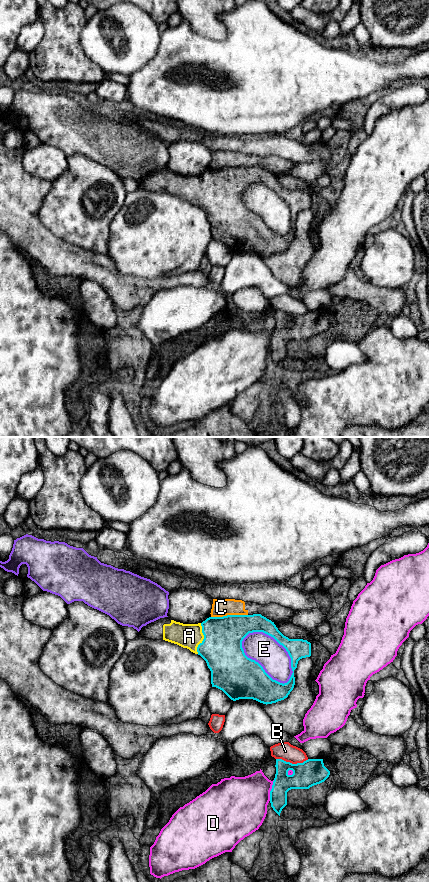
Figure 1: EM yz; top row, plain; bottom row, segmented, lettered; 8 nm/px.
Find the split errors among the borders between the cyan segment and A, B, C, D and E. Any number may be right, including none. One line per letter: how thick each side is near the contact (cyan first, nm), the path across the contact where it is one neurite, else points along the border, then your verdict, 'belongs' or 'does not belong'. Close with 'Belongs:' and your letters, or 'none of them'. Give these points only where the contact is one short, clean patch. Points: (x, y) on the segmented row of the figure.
A: calibres 320 and 200 nm; belongs
B: calibres 220 and 140 nm; border yz (276, 758), (281, 758), (291, 763), (302, 763), (308, 759); does not belong
C: calibres 320 and 140 nm; does not belong
D: calibres 160 and 400 nm; does not belong
E: calibres 360 and 240 nm; does not belong
Belongs: A

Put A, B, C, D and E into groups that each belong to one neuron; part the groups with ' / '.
A / B / C / D / E

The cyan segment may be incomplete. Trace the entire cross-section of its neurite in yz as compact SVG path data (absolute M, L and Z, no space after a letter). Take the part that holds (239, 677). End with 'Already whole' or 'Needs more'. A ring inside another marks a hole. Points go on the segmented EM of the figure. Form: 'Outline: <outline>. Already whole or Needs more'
Outline: M261 614L209 617L198 624L183 624L164 617L143 626L138 633L149 639L177 644L200 655L211 671L212 687L222 690L233 701L253 699L267 705L284 700L294 688L294 670L297 668L298 661L311 656L310 642L303 639L289 639L278 630L274 622ZM253 632L263 632L273 637L286 649L291 658L293 671L287 683L273 680L258 662L245 655L242 641Z. Needs more

